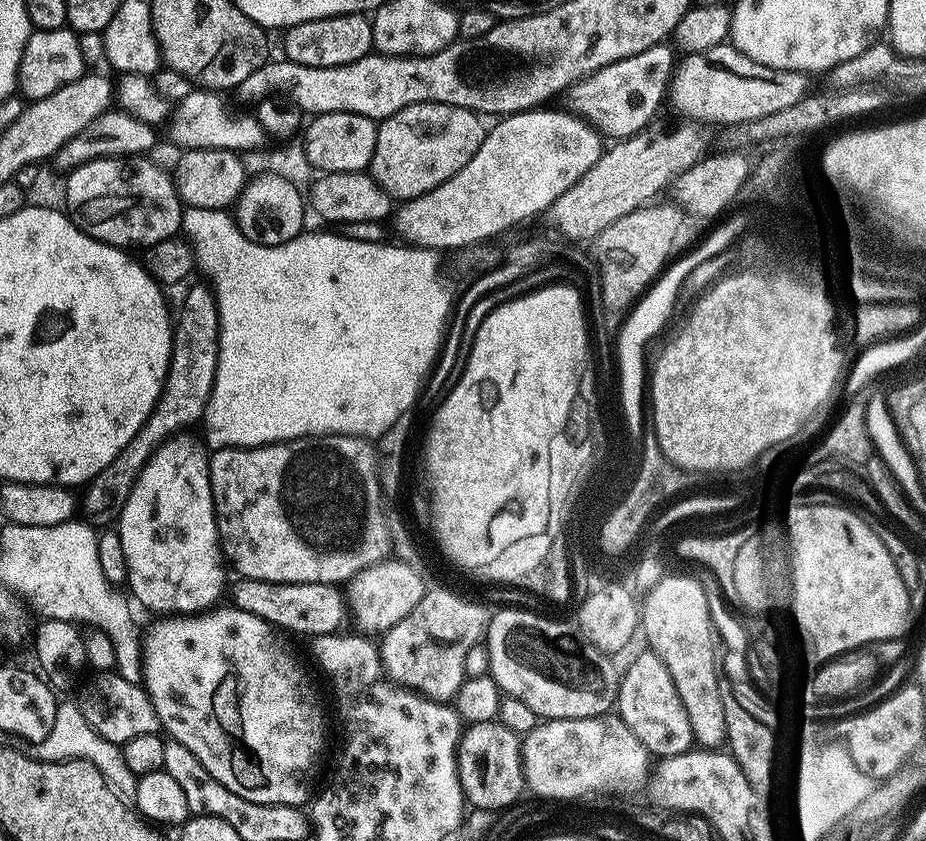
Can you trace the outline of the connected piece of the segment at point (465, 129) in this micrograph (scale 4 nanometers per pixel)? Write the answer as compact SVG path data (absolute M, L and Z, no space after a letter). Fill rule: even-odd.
M411 104L398 110L398 114L379 121L370 175L376 179L378 186L382 186L392 195L393 201L413 200L458 174L458 170L462 170L462 166L466 166L470 158L474 158L478 146L482 146L485 135L485 121L470 110L449 104Z

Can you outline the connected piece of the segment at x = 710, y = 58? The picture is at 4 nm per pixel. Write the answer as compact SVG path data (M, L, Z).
M725 42L708 49L703 54L688 54L685 60L675 65L670 85L670 104L681 112L681 117L694 122L714 122L716 124L740 124L743 120L755 122L770 114L778 114L782 110L790 110L798 102L805 100L813 91L813 77L806 72L794 70L778 70L762 66L762 62L754 62L746 54L737 50L736 45Z

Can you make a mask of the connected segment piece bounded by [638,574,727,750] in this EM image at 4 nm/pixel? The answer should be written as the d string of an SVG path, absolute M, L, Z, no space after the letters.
M665 574L643 596L638 604L642 640L644 636L648 643L645 645L651 652L658 654L666 670L670 670L674 690L678 690L678 698L682 698L682 706L686 706L686 718L690 718L693 741L701 749L719 749L727 741L720 687L722 676L718 671L718 640L714 635L703 586L692 574Z

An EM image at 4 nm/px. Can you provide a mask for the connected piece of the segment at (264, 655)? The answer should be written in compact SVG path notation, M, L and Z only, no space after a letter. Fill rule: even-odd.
M239 606L224 608L221 612L211 611L209 614L192 616L183 620L183 623L166 626L156 624L152 628L152 633L147 633L144 645L144 679L148 697L154 706L154 710L160 719L161 729L173 740L177 740L198 762L202 762L204 769L210 773L215 780L222 782L226 790L234 790L238 798L246 798L246 802L258 802L259 804L290 804L293 806L303 805L303 800L309 799L308 779L312 776L312 767L316 764L316 759L320 756L320 751L324 748L324 708L318 701L312 700L312 688L308 685L308 680L304 677L304 672L300 669L300 664L292 656L284 653L284 648L280 645L277 629L271 624L267 624L260 616L255 616L249 612L243 612Z

